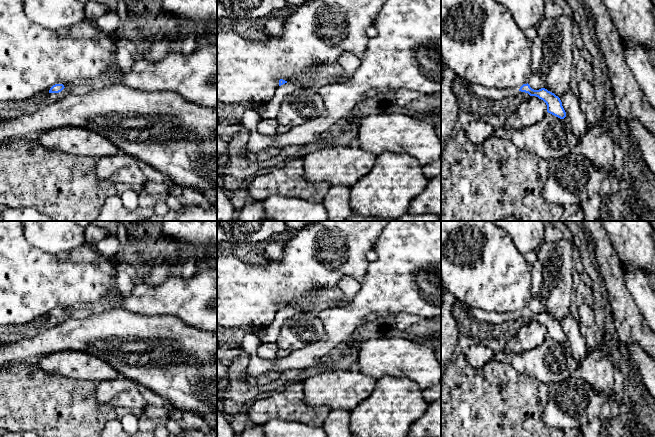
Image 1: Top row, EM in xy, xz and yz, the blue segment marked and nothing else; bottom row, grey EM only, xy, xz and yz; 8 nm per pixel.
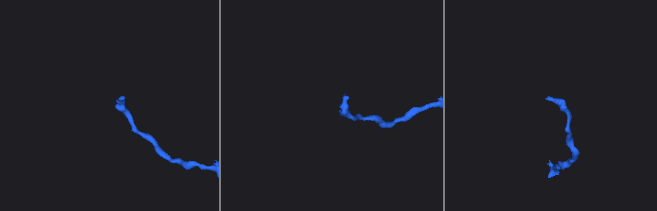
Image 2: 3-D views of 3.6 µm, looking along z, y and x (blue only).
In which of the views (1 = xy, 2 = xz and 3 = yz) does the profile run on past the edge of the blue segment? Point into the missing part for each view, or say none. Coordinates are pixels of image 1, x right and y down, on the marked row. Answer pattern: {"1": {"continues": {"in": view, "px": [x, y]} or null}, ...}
{"1": {"continues": null}, "2": {"continues": null}, "3": {"continues": null}}

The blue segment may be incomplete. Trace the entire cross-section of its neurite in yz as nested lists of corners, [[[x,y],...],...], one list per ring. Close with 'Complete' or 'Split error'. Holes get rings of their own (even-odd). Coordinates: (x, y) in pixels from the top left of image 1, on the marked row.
[[[523,84],[519,91],[528,93],[530,96],[536,96],[539,99],[543,100],[547,105],[547,112],[560,118],[564,119],[566,117],[566,112],[562,106],[562,102],[558,96],[554,93],[548,91],[545,88],[541,88],[539,90],[534,90],[530,87],[530,85]]]. Complete

